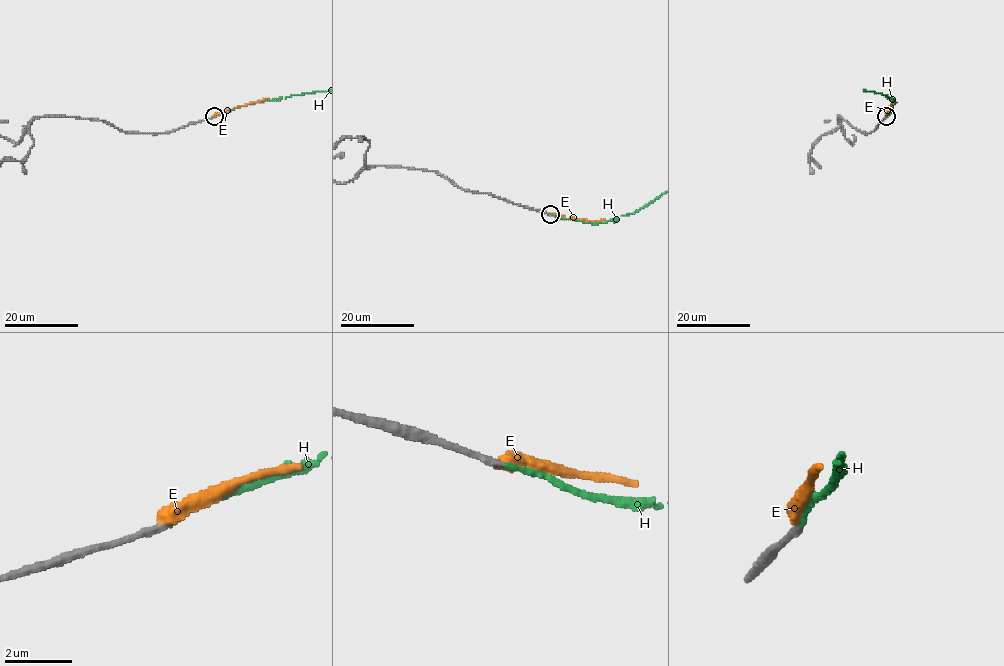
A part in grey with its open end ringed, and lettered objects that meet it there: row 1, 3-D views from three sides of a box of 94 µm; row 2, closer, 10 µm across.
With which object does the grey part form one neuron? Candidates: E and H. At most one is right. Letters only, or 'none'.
H

